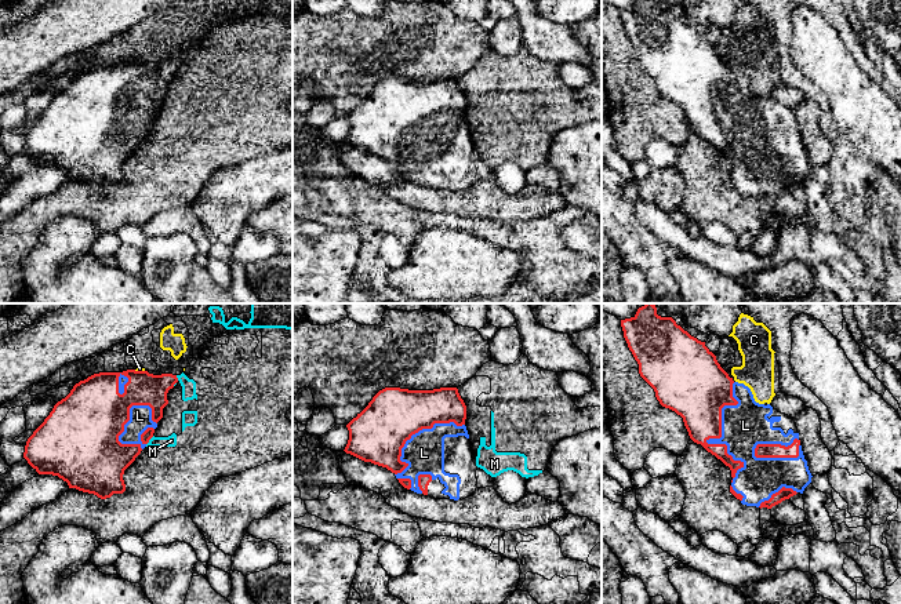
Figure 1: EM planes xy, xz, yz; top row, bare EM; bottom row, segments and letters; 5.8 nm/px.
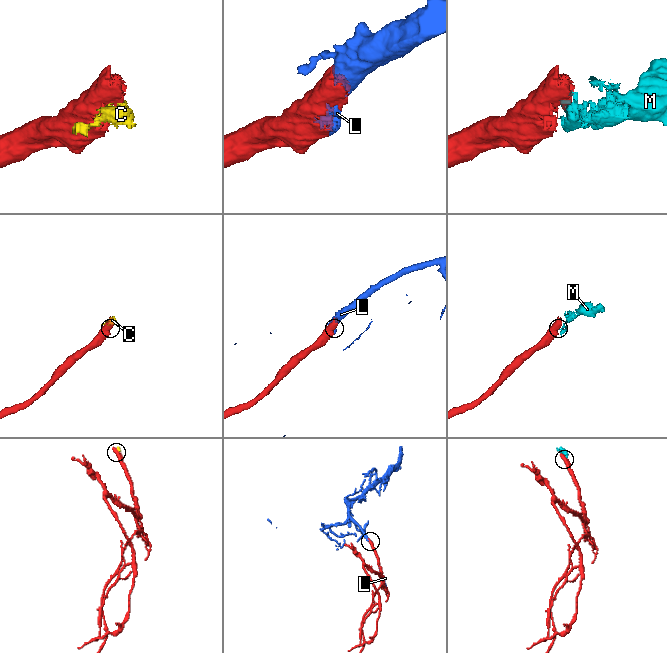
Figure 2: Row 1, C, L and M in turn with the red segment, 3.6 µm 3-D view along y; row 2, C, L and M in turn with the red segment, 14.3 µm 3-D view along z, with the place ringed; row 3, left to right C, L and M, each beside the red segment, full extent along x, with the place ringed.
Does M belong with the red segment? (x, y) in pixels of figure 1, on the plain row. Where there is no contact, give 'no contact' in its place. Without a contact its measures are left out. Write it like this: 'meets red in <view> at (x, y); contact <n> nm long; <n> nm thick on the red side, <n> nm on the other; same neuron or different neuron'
meets red in xy at (149, 130); contact 70 nm long; 60 nm thick on the red side, 60 nm on the other; different neuron

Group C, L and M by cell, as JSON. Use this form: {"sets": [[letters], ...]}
{"sets": [["C", "M"], ["L"]]}

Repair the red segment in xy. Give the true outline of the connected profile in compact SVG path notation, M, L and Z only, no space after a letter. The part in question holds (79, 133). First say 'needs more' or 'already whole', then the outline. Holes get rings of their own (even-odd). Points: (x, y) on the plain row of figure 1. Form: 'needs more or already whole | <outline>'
needs more | M148 62L99 63L80 72L58 92L25 137L23 149L39 165L58 167L69 179L94 185L101 190L123 185L124 161L153 128L167 84L177 66Z

